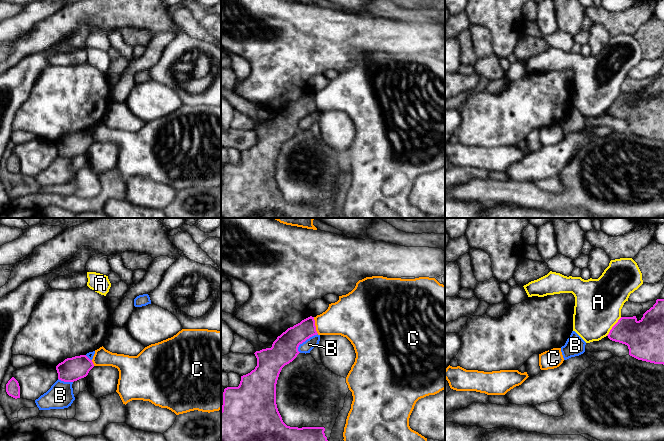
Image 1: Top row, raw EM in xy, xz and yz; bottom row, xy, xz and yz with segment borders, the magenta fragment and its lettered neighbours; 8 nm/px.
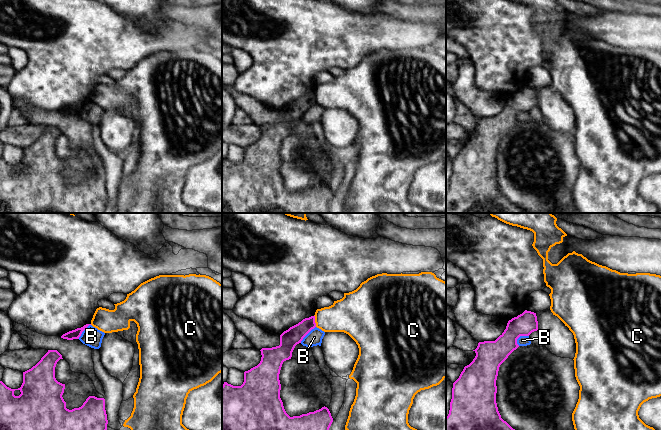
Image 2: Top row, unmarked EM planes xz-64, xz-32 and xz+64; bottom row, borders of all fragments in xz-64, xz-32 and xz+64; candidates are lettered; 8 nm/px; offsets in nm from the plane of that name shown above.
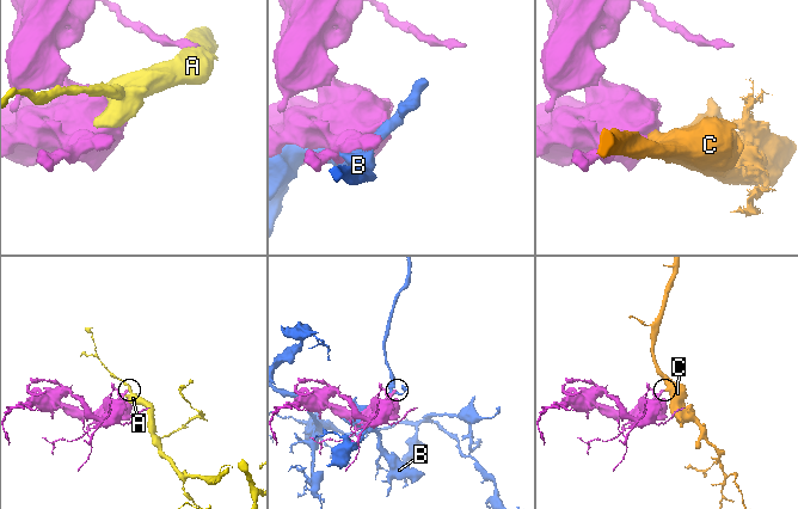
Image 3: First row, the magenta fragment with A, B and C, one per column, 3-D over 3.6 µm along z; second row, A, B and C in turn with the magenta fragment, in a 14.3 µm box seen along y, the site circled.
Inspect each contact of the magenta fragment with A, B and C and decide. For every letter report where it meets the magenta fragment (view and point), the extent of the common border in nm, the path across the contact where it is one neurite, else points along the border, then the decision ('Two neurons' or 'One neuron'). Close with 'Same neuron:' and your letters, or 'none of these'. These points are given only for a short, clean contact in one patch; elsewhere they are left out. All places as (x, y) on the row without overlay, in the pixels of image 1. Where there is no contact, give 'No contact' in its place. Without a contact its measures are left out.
A: Touches magenta at yz (613, 102). Shared border 200 nm. Two neurons
B: Touches magenta at xz (305, 116). Shared border 220 nm. Two neurons
C: Touches magenta at xz (314, 101). Shared border 140 nm. Boundary: xz (313, 93), (315, 106), (318, 109). Two neurons
Same neuron: none of these

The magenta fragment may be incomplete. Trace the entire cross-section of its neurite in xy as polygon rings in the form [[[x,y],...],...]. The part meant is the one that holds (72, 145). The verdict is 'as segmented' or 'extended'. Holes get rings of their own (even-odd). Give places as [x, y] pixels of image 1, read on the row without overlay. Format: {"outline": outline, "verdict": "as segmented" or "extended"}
{"outline": [[[86,131],[67,134],[56,142],[58,155],[64,158],[74,158],[88,151],[94,143],[92,136]]], "verdict": "as segmented"}

